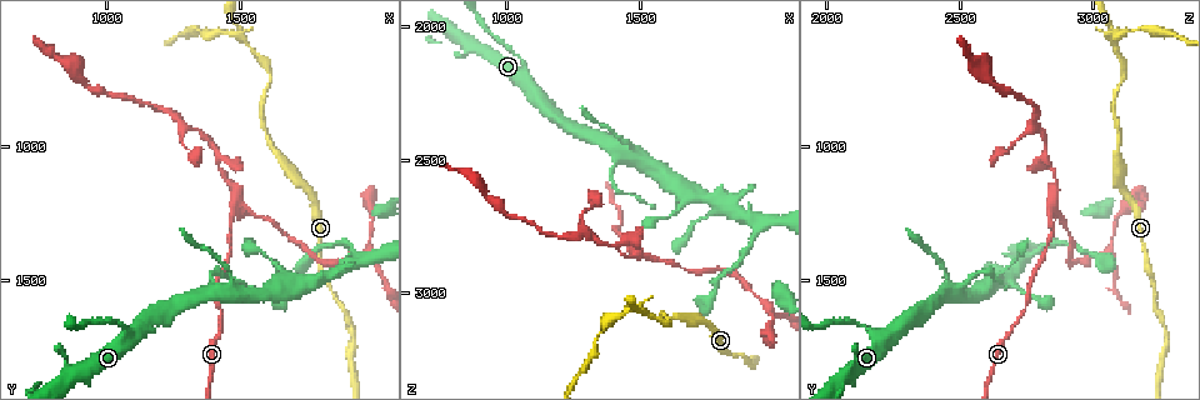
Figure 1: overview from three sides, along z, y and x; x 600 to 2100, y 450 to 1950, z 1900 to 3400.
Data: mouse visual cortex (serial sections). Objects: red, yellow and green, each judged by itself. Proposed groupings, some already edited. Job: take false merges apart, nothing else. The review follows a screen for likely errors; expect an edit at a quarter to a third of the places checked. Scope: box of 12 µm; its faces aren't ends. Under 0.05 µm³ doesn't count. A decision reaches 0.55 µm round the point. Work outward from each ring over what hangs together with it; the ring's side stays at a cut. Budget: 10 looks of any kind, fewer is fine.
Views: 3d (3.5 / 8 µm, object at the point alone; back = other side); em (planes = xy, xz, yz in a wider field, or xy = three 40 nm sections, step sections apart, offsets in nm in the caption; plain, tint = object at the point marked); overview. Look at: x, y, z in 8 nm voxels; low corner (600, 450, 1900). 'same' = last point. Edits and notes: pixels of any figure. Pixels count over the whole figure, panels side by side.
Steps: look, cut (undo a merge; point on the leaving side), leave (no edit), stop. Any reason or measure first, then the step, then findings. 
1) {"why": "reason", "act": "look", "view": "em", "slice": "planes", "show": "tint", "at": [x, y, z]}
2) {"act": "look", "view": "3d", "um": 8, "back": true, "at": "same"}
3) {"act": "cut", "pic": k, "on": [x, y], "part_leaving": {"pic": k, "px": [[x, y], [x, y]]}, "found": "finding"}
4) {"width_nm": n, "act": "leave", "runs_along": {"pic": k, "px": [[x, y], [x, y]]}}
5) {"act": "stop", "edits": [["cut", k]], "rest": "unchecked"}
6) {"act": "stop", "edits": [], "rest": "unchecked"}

{"why": "two arms in line, one across", "act": "look", "view": "3d", "um": 3.5, "at": [1460, 1510, 2470]}

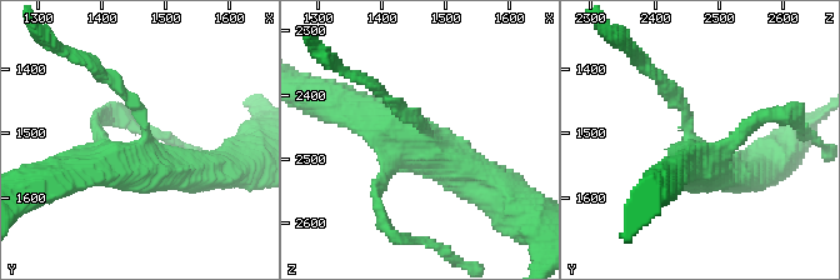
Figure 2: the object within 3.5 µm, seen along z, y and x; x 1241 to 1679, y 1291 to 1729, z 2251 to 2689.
{"act": "cut", "pic": 2, "on": [131, 96], "part_leaving": {"pic": 2, "px": [[144, 131], [133, 100], [71, 54]]}, "found": "a second cell is stuck on"}

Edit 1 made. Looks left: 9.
{"act": "look", "view": "overview"}

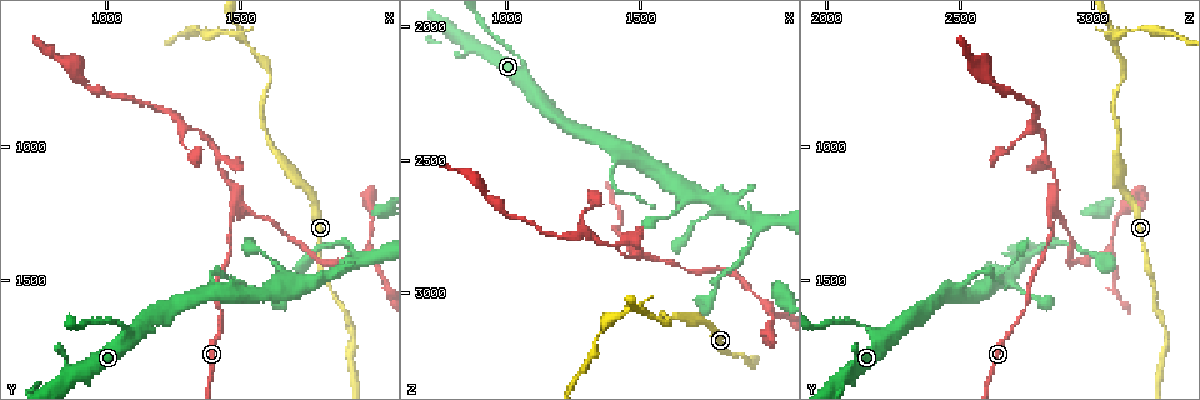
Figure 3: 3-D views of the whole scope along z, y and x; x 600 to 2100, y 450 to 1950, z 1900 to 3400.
{"why": "calibre changes", "act": "look", "view": "3d", "um": 8, "at": [1080, 1690, 2150]}

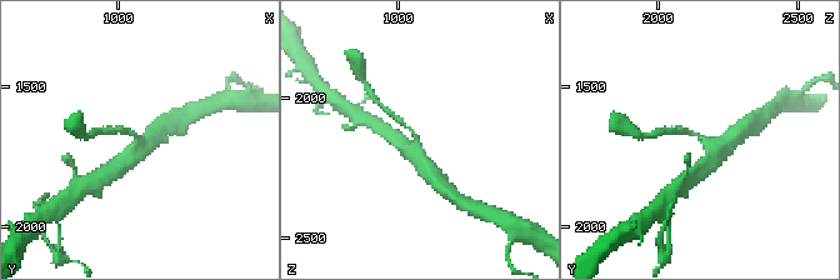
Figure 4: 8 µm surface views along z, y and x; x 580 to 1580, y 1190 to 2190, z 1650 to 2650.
{"why": "zoom in", "act": "look", "view": "3d", "um": 3.5, "at": [1070, 1690, 2150]}

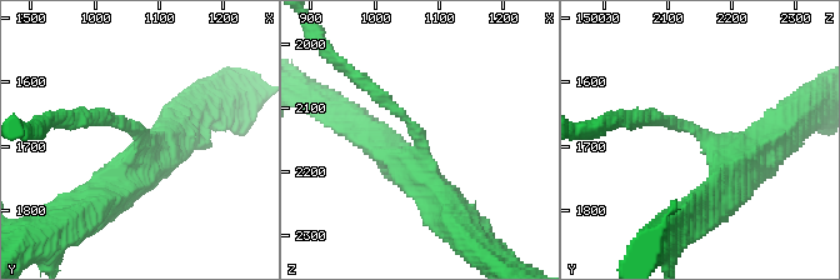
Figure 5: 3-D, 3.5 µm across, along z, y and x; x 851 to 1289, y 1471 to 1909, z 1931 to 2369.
{"arm_widths_nm": [150, 450], "why": "shape alone is not enough", "act": "look", "view": "em", "slice": "xy", "step": 5, "show": "tint", "at": [1075, 1685, 2150]}

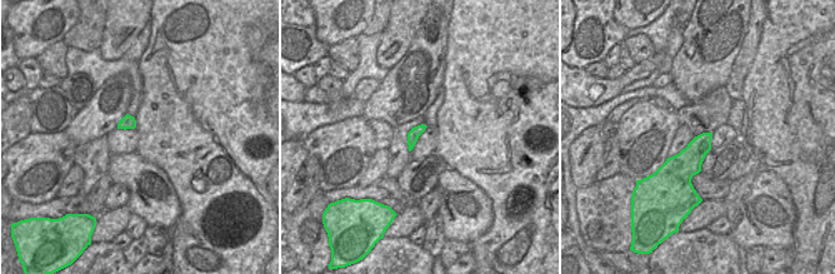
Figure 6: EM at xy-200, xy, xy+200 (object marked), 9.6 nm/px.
{"act": "leave", "runs_along": {"pic": 5, "px": [[720, 193], [740, 170], [724, 150], [644, 116]]}, "found": "all the same cell"}

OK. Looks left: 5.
{"why": "branch point", "act": "look", "view": "3d", "um": 3.5, "at": [1790, 1500, 2670]}

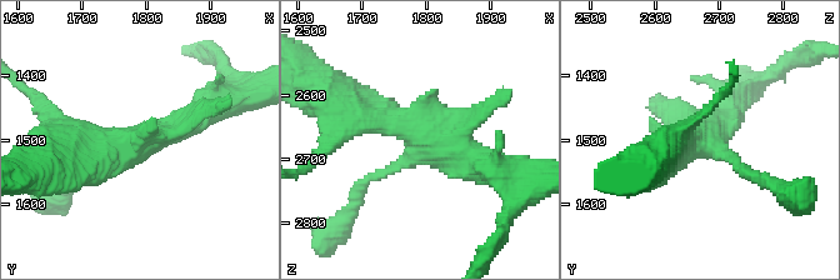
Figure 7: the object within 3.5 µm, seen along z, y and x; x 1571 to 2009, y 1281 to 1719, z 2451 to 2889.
{"act": "look", "view": "em", "slice": "xy", "step": 3, "show": "tint", "at": [1795, 1495, 2665]}

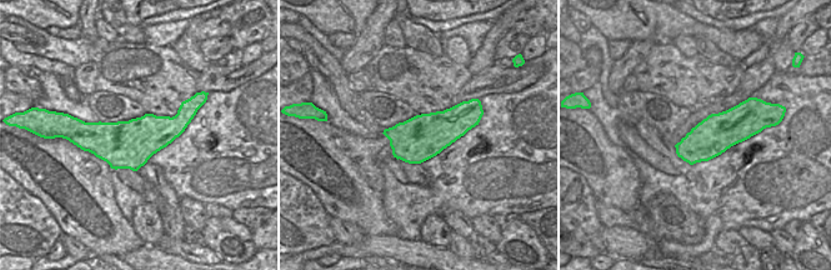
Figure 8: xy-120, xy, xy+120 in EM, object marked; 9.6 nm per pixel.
{"why": "another direction", "act": "look", "view": "em", "slice": "planes", "show": "tint", "at": "same"}

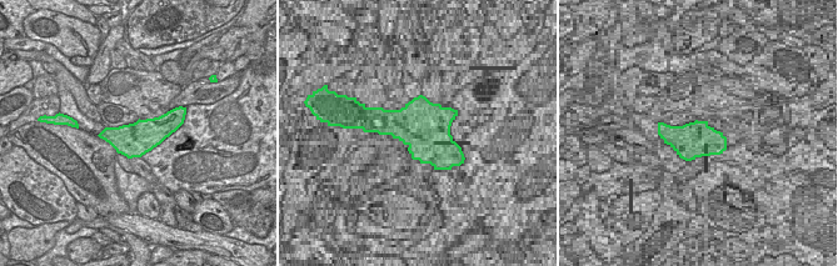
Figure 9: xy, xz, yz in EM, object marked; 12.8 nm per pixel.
{"act": "leave", "runs_along": {"pic": 7, "px": [[348, 106], [409, 121], [493, 170]]}, "found": "one cell here"}

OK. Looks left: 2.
{"why": "arms part here", "act": "look", "view": "3d", "um": 3.5, "at": [1510, 600, 3070]}

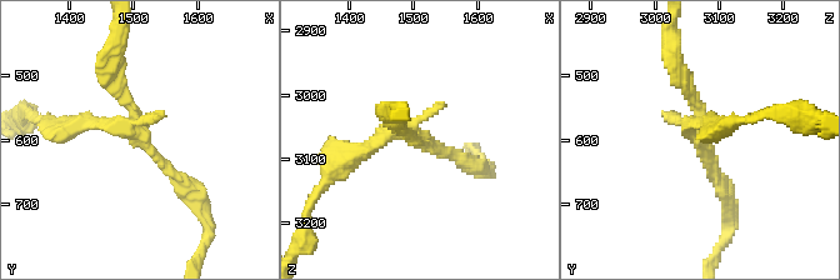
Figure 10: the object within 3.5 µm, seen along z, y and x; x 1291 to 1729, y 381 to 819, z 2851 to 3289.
{"act": "look", "view": "em", "slice": "xy", "step": 2, "show": "tint", "at": [1500, 590, 3060]}

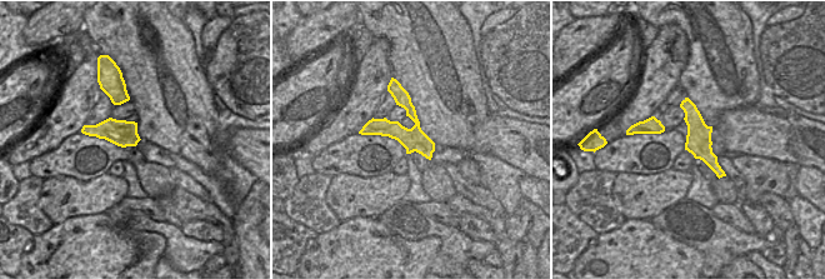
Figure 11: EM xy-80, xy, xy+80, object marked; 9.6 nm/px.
{"act": "cut", "pic": 10, "on": [84, 118], "part_leaving": {"pic": 10, "px": [[135, 134], [39, 119]]}, "found": "a second cell is stuck on"}

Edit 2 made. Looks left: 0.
{"act": "stop", "edits": [["cut", 2], ["cut", 10]], "rest": "unchecked"}

